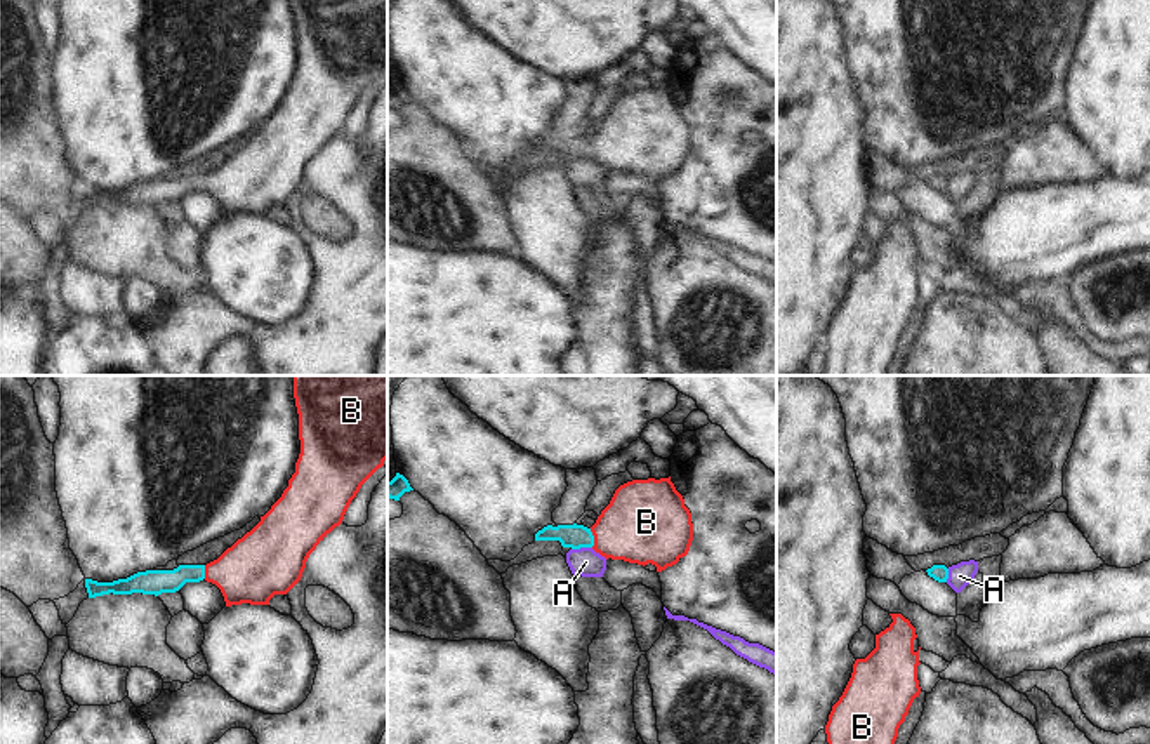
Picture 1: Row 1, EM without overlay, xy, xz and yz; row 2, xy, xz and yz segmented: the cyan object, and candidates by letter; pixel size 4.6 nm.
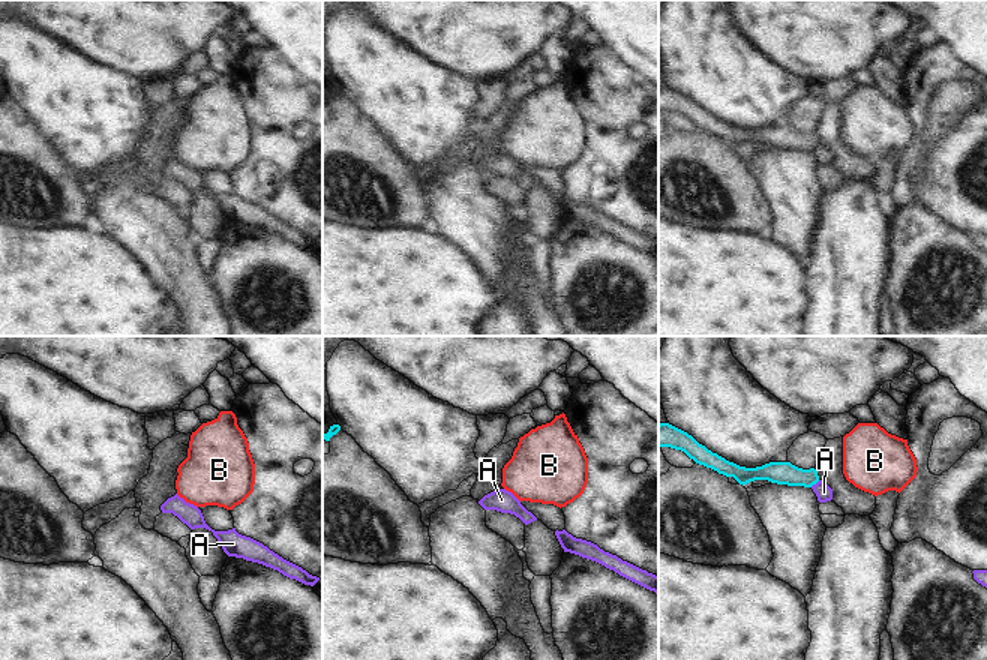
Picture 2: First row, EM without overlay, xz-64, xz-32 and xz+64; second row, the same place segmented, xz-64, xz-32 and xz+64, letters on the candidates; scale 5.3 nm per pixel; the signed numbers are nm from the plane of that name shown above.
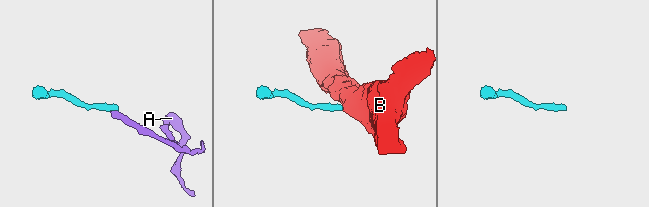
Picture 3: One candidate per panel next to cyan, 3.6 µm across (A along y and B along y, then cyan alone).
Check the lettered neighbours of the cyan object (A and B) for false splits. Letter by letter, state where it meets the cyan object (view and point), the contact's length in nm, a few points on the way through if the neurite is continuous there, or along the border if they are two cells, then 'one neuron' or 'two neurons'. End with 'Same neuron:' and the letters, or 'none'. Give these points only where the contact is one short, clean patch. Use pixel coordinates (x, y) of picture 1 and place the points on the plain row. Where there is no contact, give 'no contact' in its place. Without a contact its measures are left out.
A: xz (581, 157) | 100 nm | along xz (591, 157), (572, 160) | two neurons
B: xz (593, 148) | 90 nm | across xz (574, 146), (593, 148), (643, 134) | one neuron
Same neuron: B

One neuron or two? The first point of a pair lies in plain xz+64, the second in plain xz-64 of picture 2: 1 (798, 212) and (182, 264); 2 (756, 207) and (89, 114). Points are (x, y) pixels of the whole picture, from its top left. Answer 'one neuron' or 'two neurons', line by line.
1: one neuron
2: two neurons

